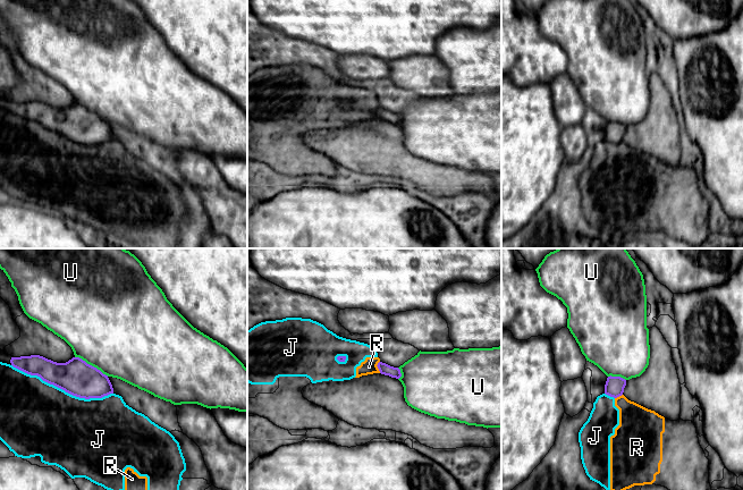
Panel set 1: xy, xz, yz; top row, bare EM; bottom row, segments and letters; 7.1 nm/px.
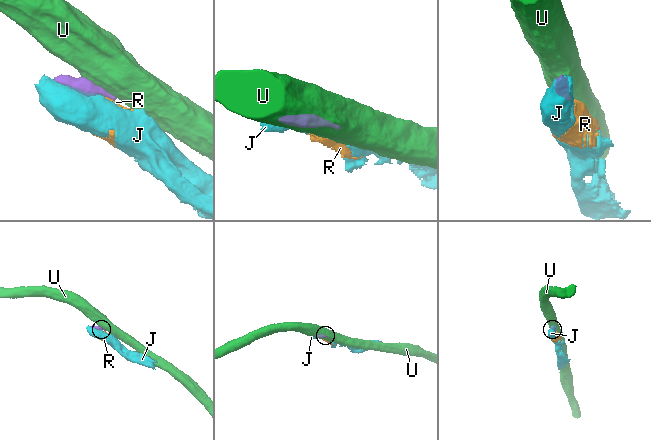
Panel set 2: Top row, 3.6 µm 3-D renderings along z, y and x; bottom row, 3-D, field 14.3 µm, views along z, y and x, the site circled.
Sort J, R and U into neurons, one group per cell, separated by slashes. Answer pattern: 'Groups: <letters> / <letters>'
Groups: J R / U

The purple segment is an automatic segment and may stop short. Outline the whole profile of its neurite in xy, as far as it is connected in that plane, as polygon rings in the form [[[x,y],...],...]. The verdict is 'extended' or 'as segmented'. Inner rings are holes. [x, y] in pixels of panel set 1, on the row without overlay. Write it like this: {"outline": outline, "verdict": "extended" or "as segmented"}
{"outline": [[[0,95],[0,108],[53,130],[79,144],[102,144],[113,140],[108,121],[79,103],[57,109],[40,101],[14,103]]], "verdict": "extended"}

